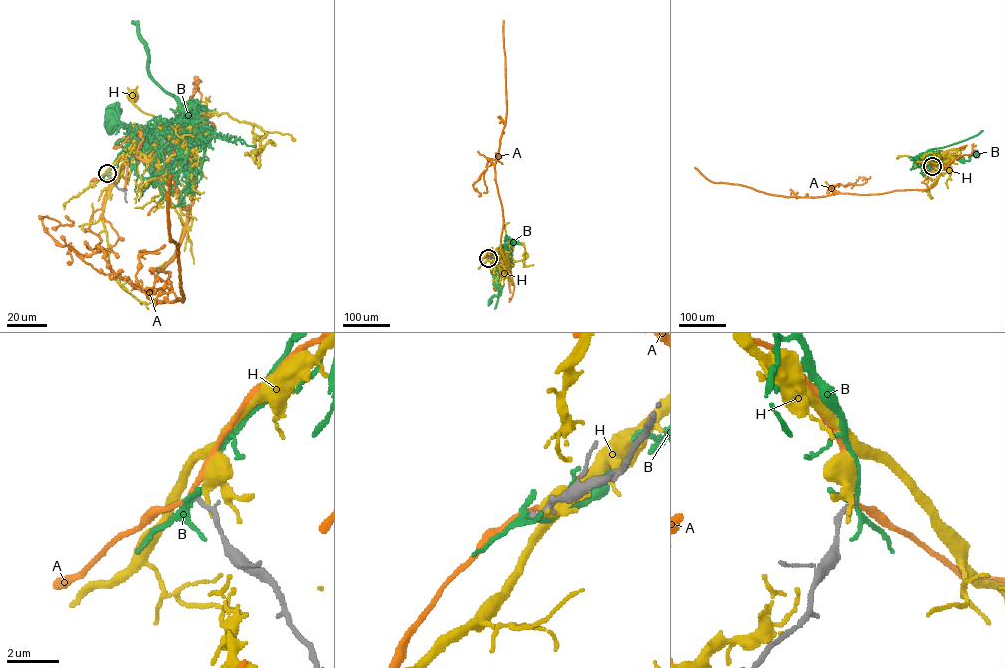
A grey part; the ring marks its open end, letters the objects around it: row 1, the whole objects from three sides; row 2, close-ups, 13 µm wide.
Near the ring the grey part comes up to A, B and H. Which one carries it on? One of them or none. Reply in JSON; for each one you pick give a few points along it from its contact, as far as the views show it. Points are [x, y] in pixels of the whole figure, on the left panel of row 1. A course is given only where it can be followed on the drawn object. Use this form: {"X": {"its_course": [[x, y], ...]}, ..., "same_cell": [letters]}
{"same_cell": []}

